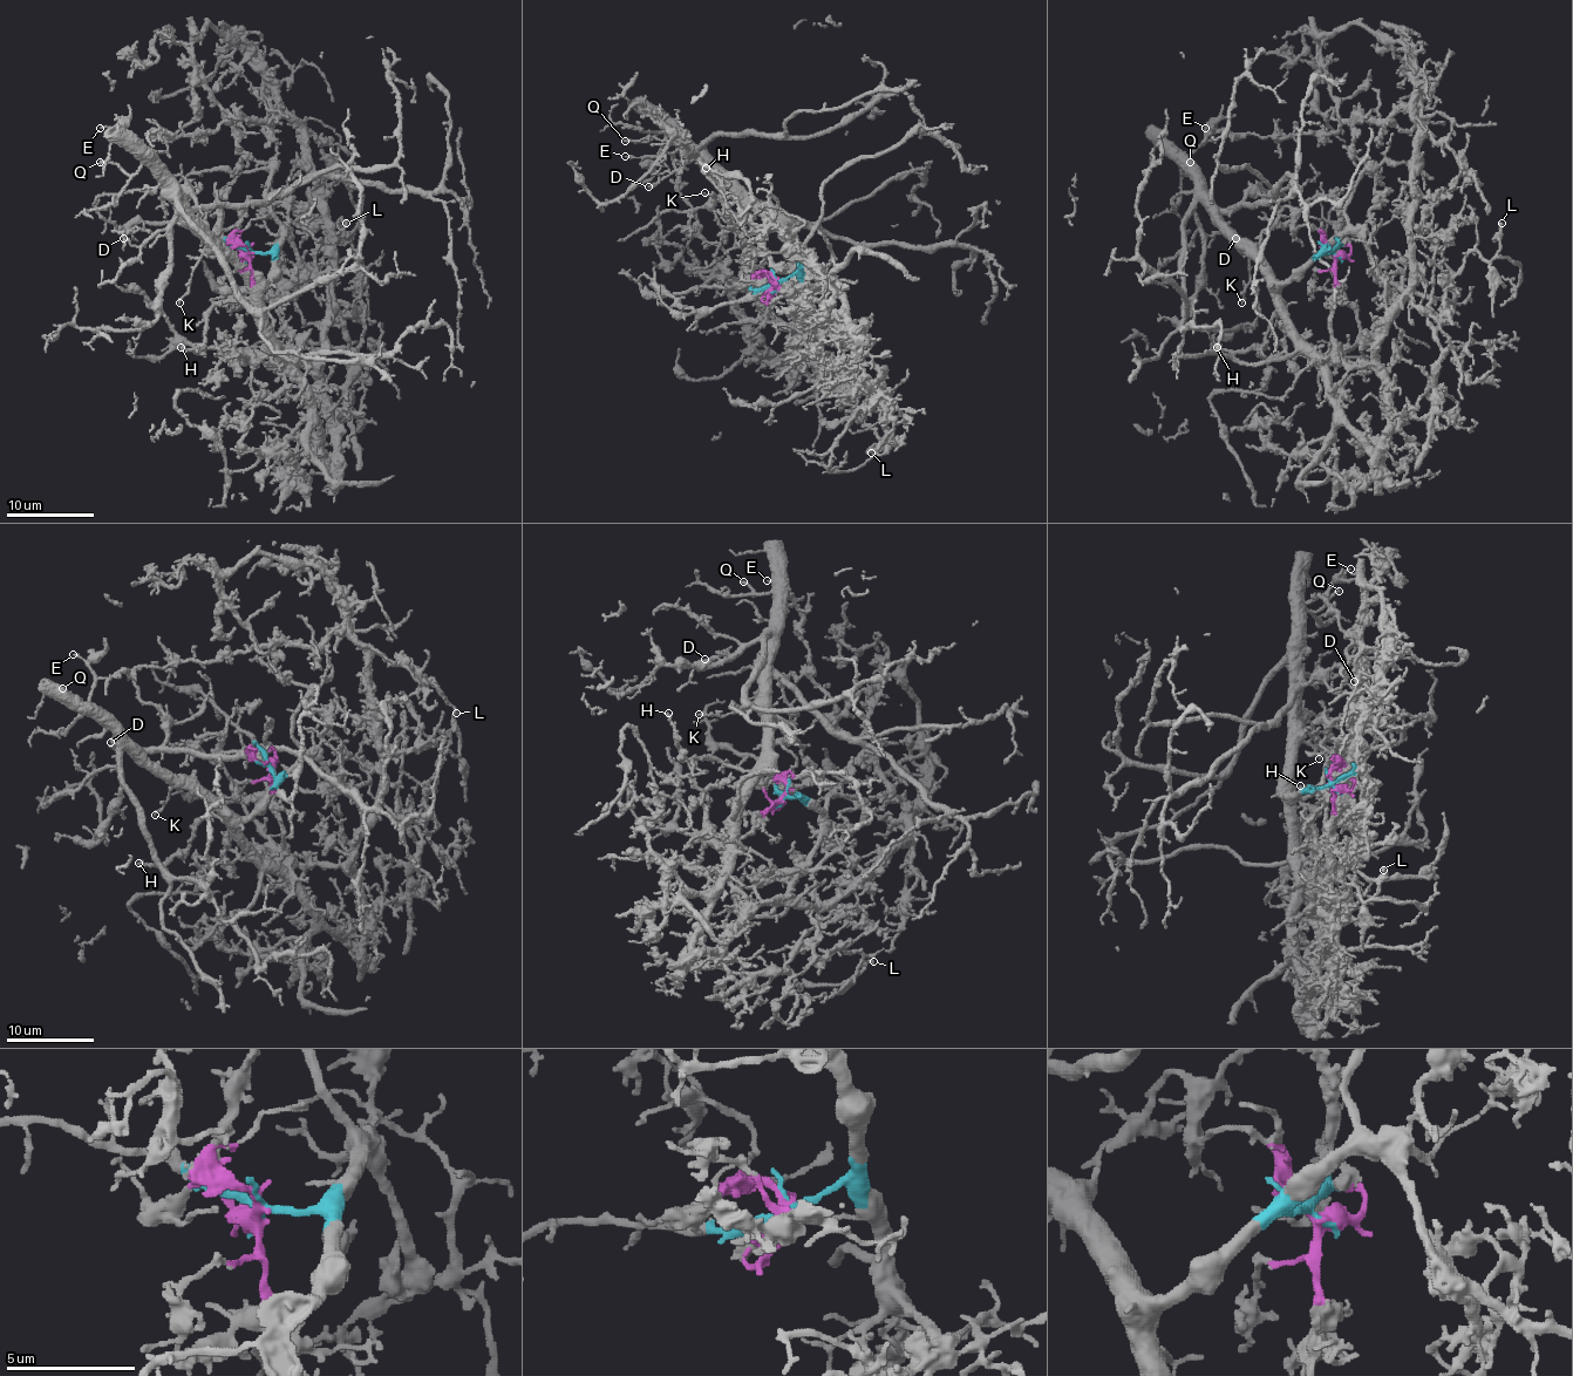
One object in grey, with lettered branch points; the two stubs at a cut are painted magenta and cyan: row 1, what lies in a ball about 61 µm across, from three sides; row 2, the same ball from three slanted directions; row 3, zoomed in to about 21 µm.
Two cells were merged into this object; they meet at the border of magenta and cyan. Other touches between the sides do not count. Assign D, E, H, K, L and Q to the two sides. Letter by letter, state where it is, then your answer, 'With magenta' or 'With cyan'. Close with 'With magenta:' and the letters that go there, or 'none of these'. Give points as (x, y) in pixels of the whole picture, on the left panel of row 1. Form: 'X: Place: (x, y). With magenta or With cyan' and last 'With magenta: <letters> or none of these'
D: Place: (123, 238). With cyan
E: Place: (100, 128). With cyan
H: Place: (181, 347). With cyan
K: Place: (179, 302). With cyan
L: Place: (346, 223). With magenta
Q: Place: (100, 162). With cyan
With magenta: L

